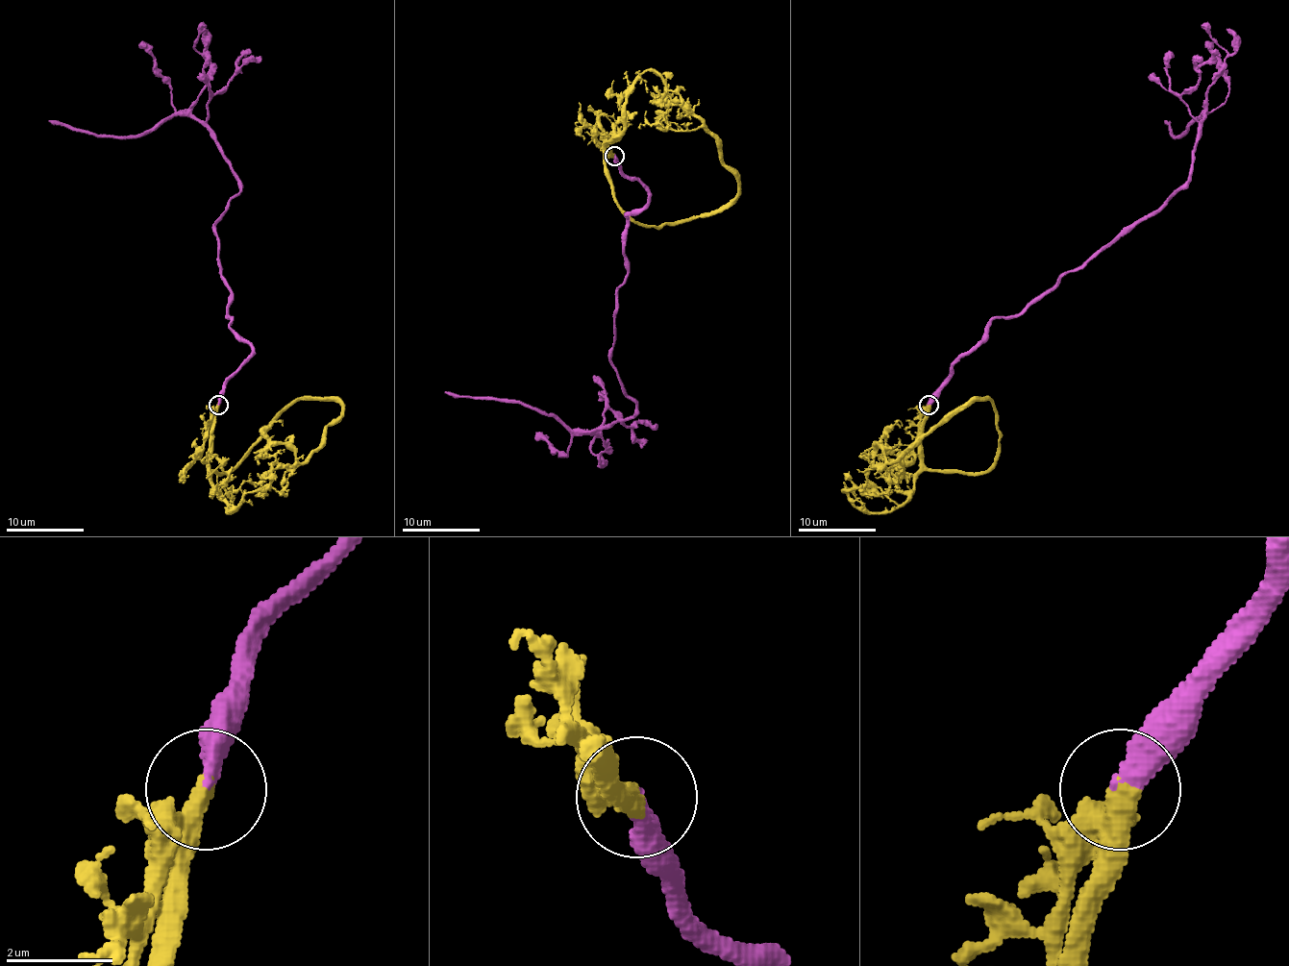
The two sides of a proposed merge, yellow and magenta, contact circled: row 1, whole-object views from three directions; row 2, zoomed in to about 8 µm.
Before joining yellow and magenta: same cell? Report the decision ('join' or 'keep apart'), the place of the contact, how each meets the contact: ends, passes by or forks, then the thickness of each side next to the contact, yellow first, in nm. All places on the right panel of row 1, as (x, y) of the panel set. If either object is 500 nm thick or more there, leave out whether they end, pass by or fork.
join; place (929, 405); calibres 500 and 360 nm

